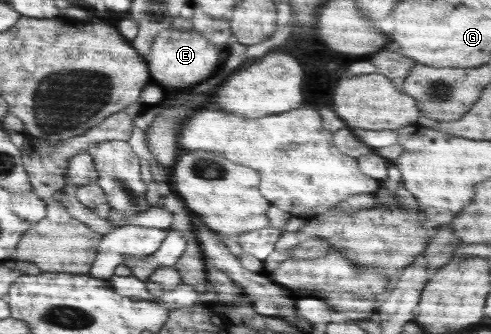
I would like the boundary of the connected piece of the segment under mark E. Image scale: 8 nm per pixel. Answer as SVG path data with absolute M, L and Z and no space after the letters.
M173 26L154 36L146 60L152 80L153 78L159 80L163 86L191 88L195 84L204 82L215 72L219 64L219 54L207 38L199 36L193 30Z

